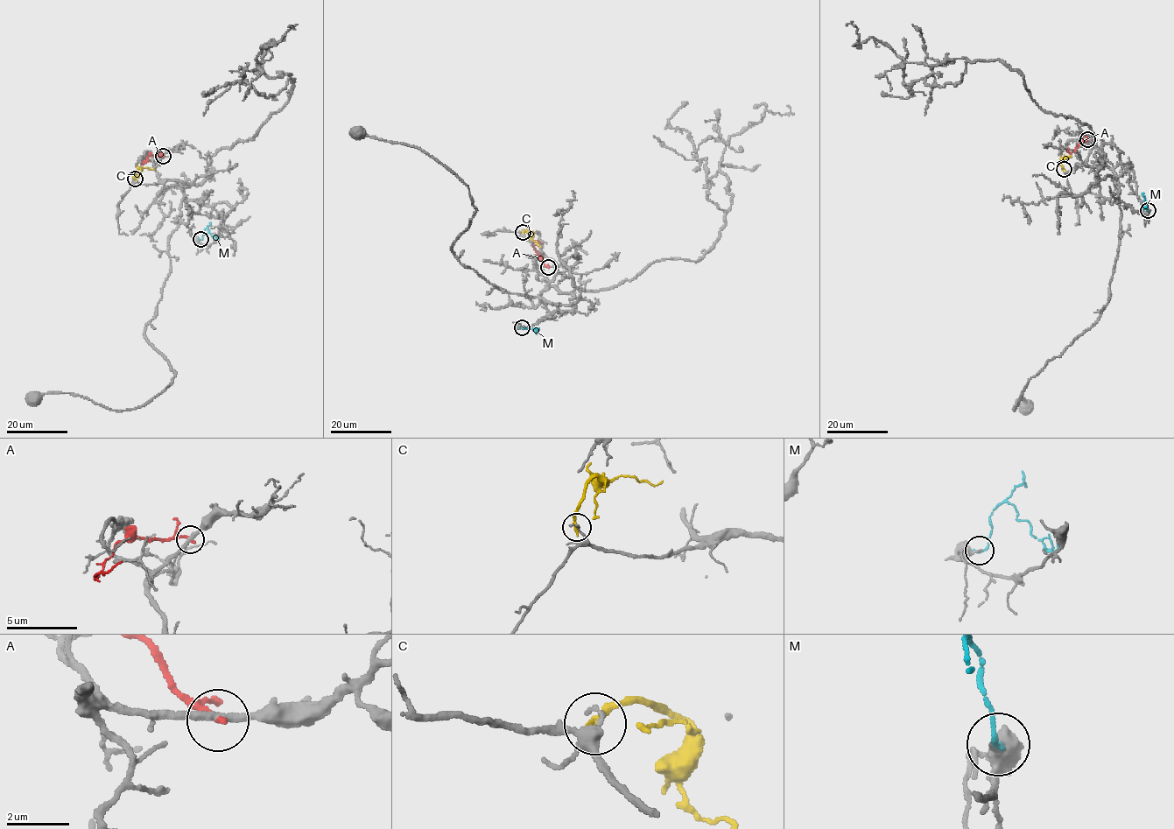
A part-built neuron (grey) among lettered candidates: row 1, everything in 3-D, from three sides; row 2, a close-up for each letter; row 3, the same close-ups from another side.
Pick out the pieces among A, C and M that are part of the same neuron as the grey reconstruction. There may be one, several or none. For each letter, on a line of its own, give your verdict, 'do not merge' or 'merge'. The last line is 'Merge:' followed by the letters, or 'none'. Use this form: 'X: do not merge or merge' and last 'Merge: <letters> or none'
A: do not merge
C: do not merge
M: merge
Merge: M

